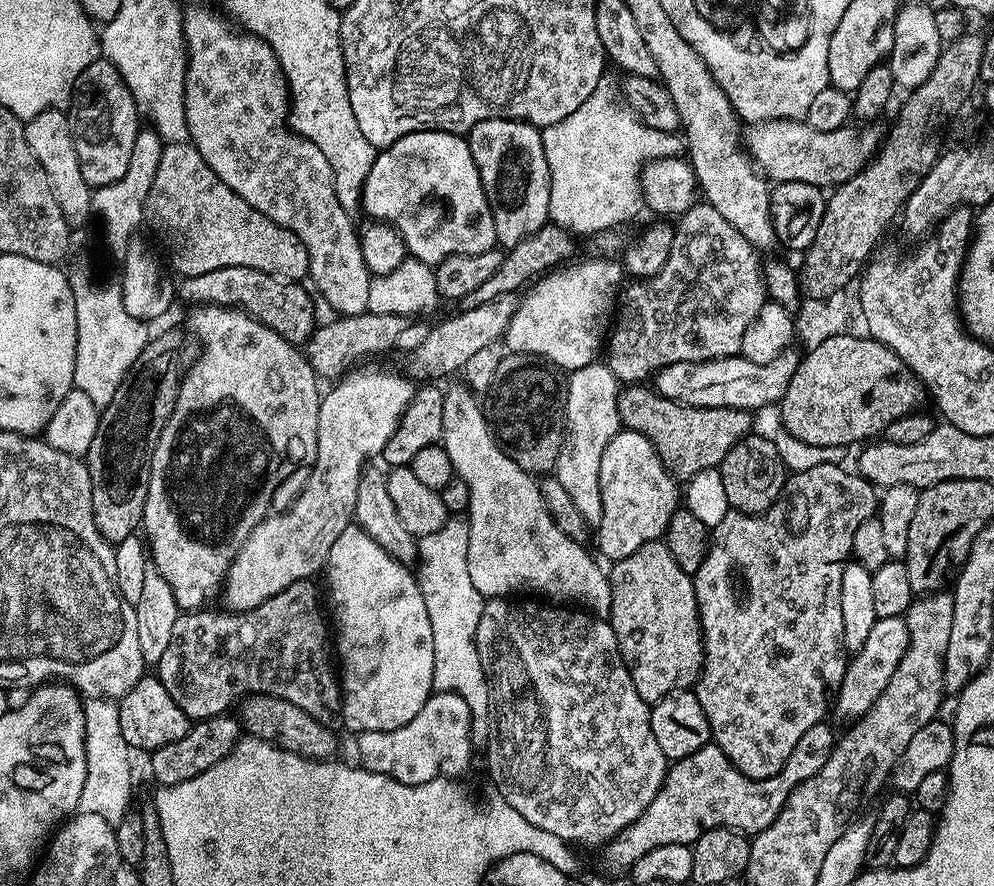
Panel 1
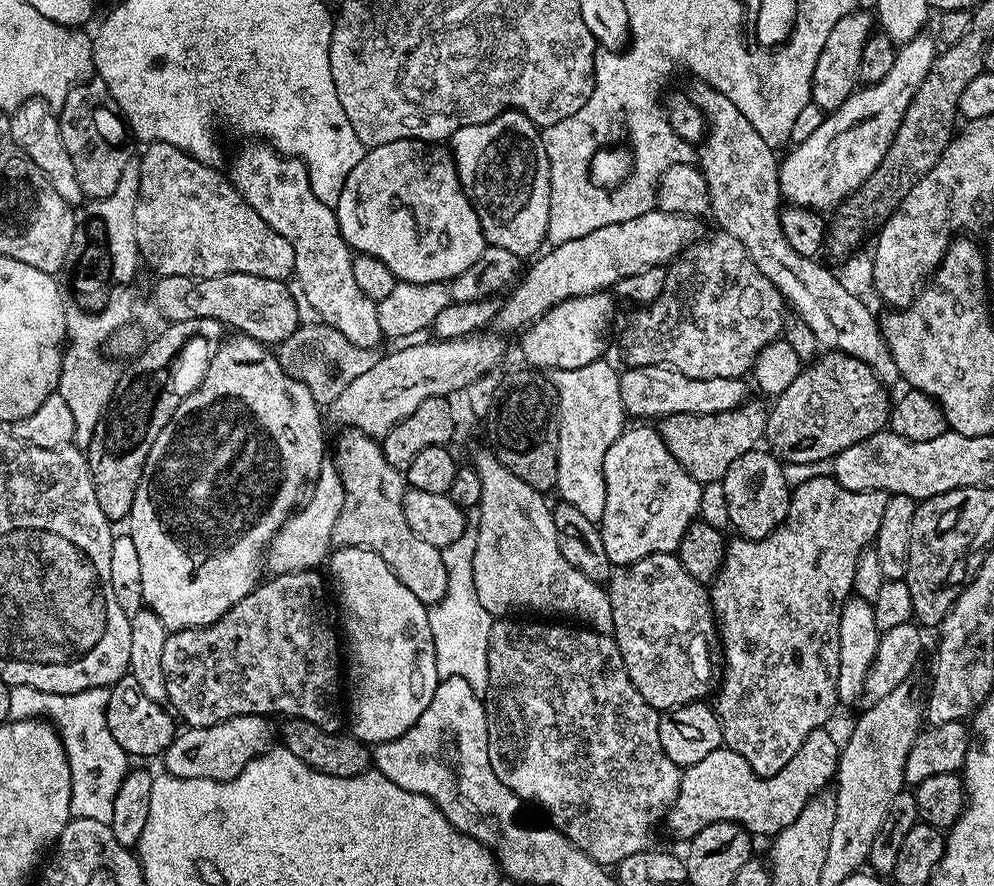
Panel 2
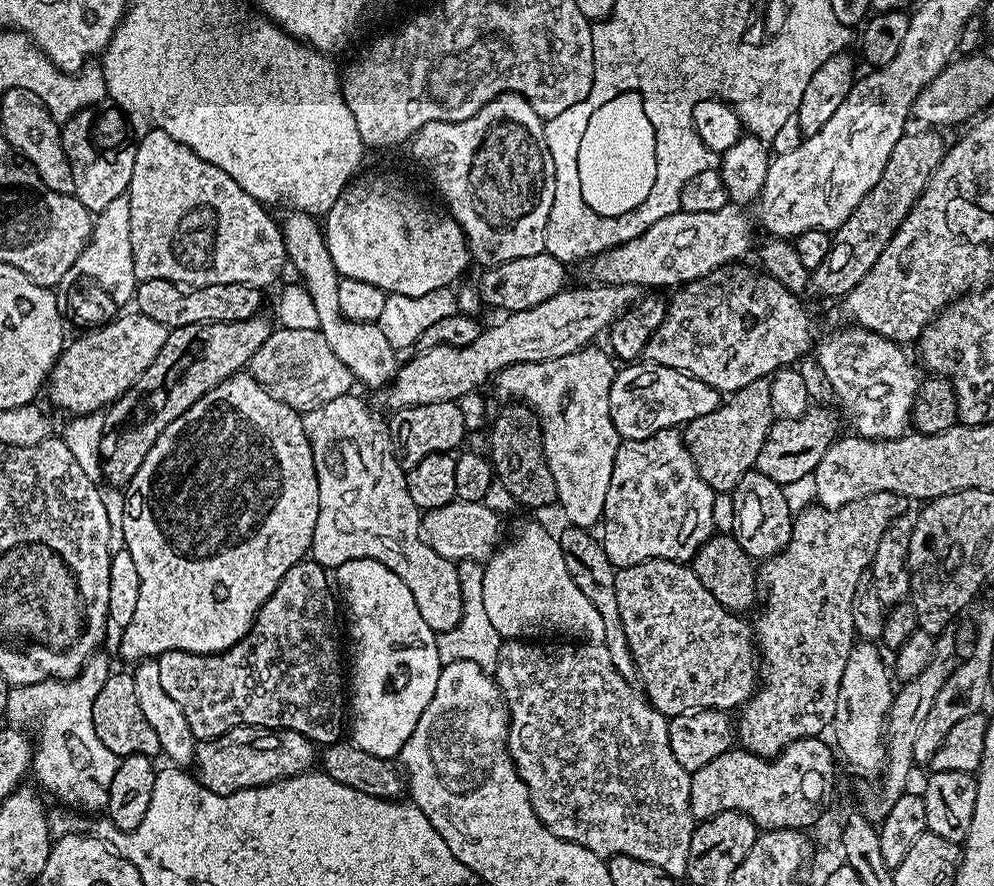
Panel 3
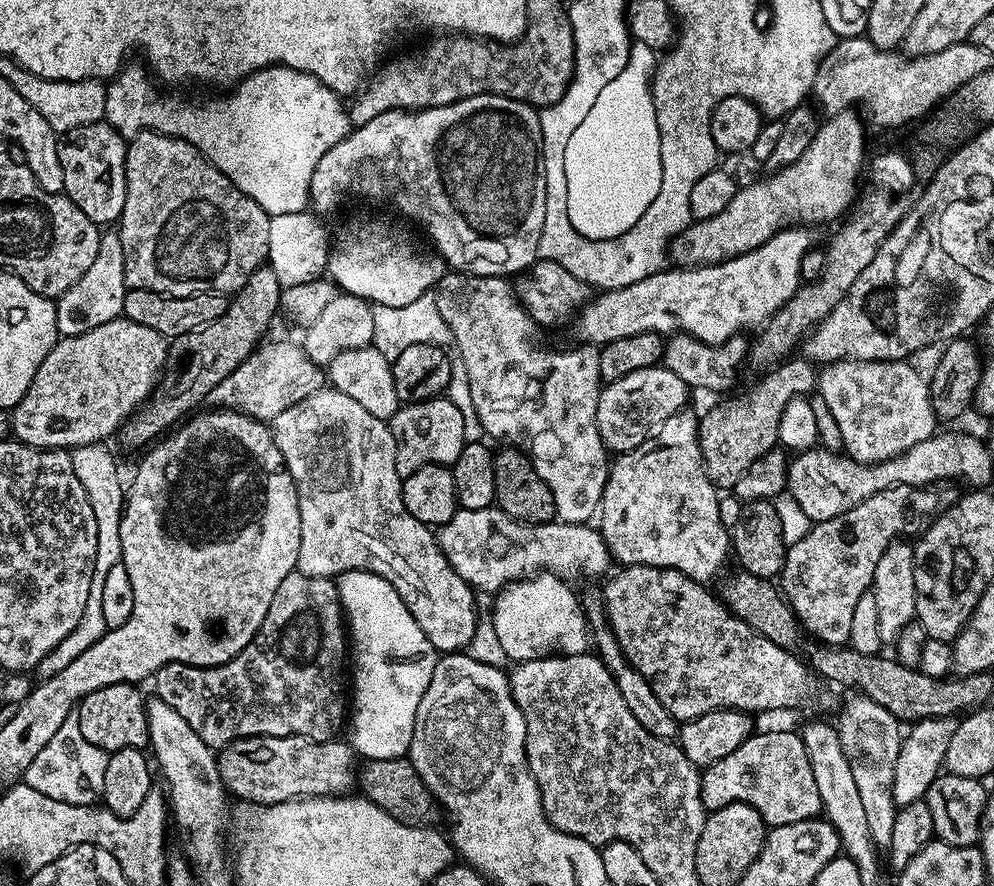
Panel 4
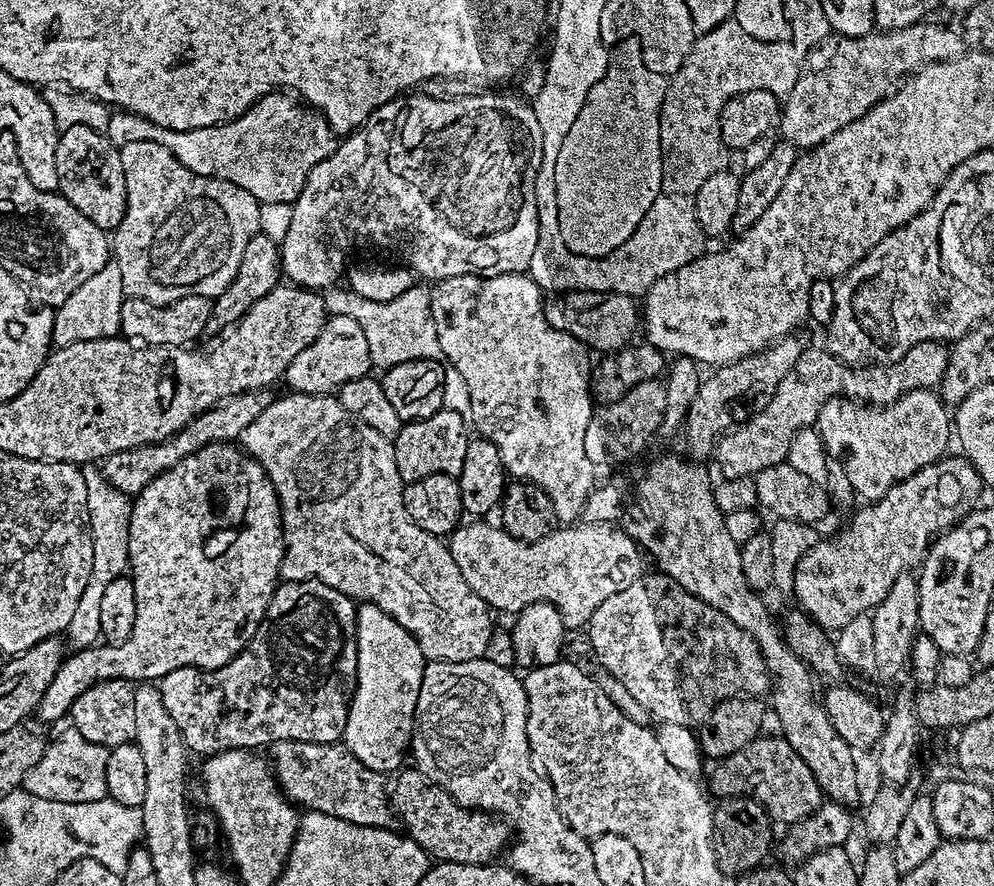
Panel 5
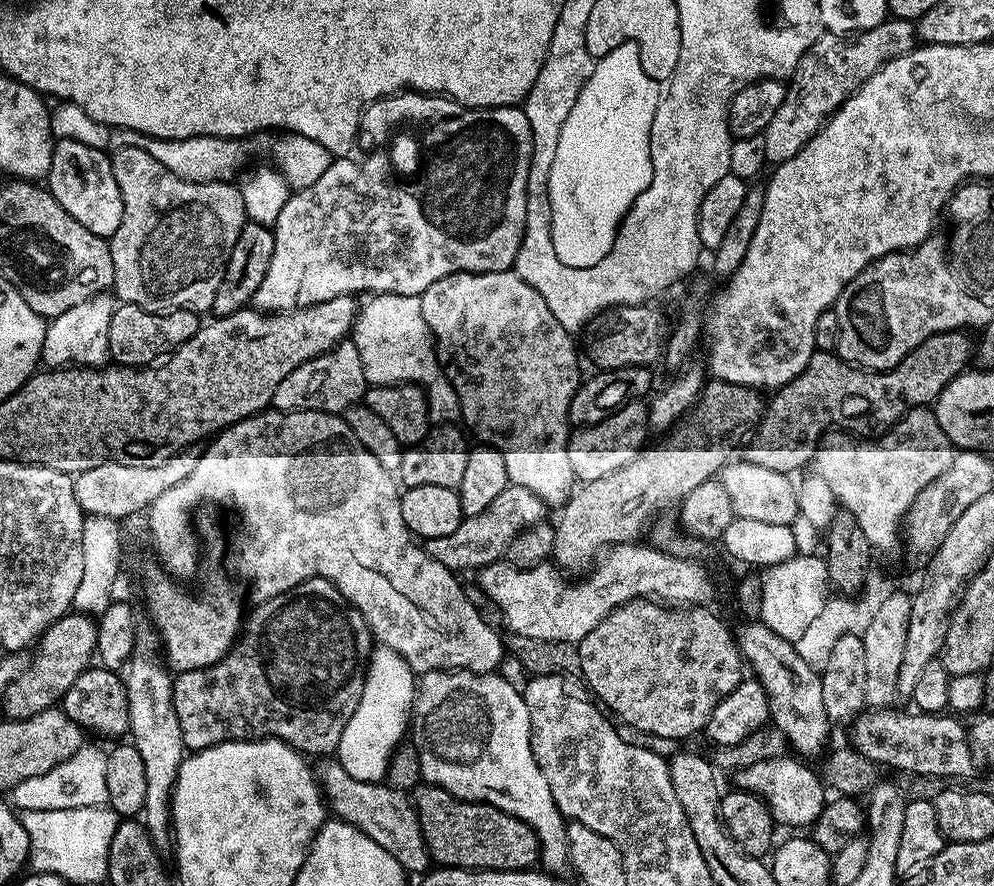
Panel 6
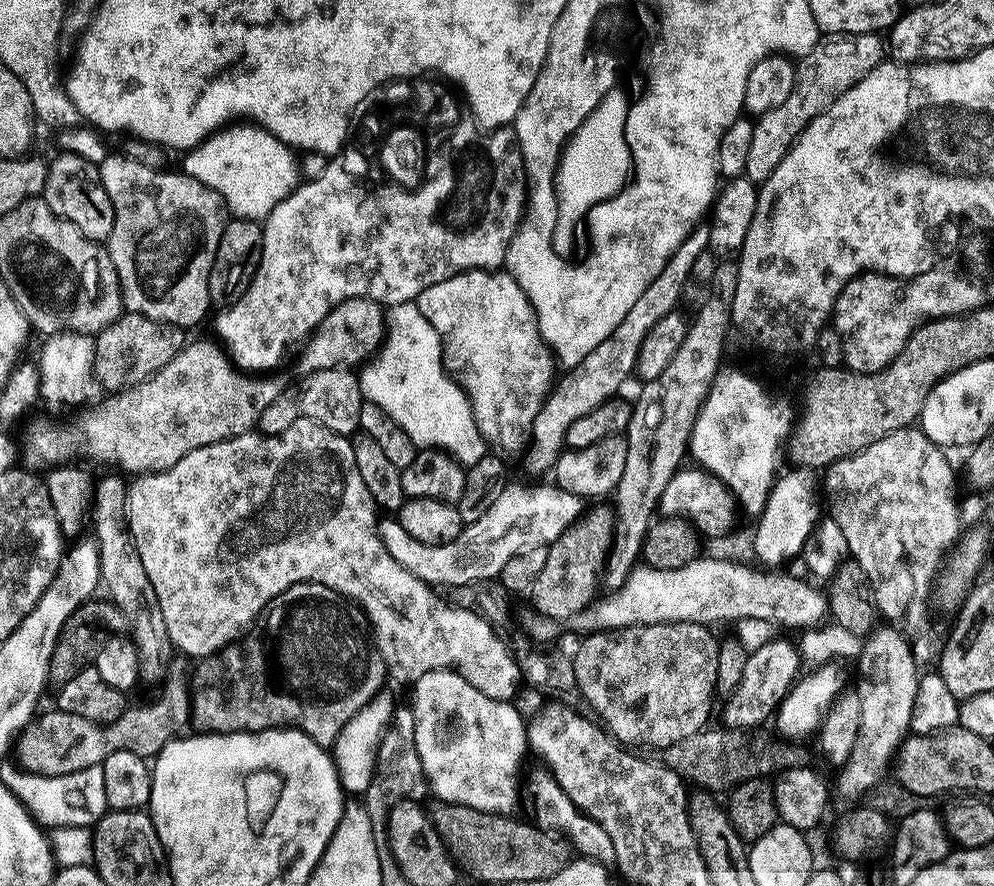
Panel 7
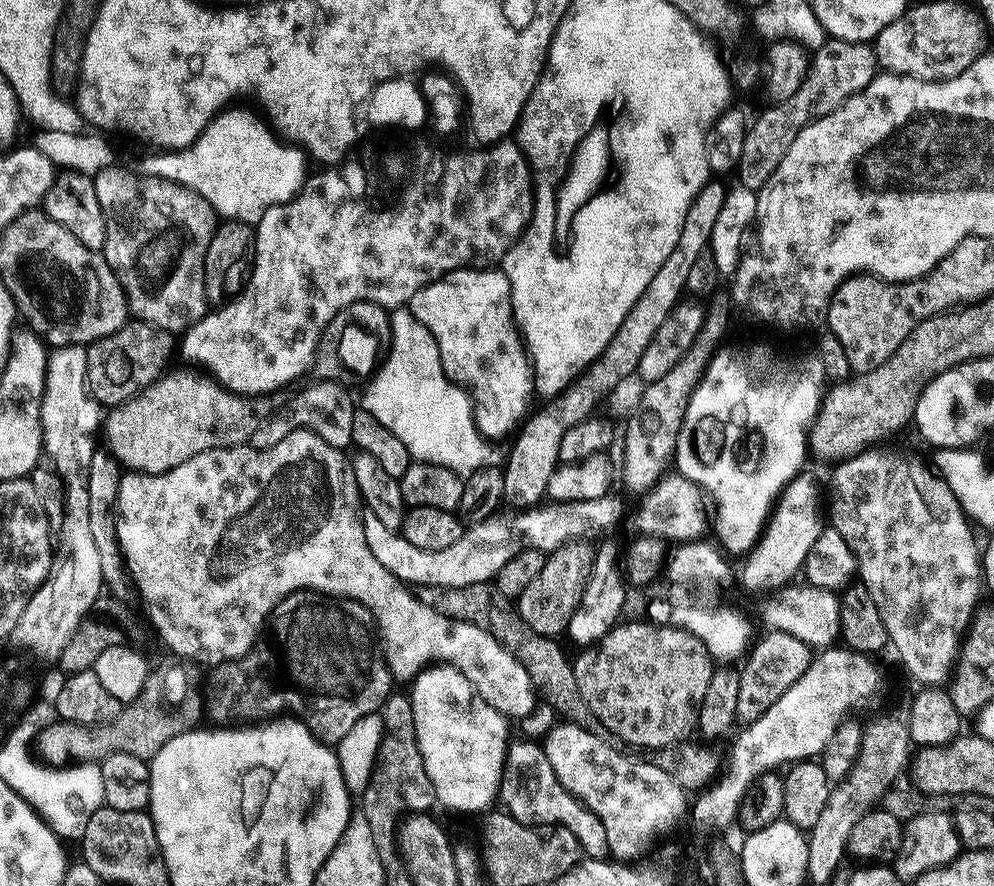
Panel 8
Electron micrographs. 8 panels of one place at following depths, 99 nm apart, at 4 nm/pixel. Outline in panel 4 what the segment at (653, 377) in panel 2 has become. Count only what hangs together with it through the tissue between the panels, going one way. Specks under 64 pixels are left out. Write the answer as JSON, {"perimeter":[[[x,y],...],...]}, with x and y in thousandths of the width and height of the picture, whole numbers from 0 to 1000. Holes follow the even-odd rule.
{"perimeter":[[[667,413],[638,418],[630,427],[613,429],[604,439],[600,480],[613,511],[633,510],[646,503],[678,466],[685,464],[692,451],[694,439],[674,416]]]}

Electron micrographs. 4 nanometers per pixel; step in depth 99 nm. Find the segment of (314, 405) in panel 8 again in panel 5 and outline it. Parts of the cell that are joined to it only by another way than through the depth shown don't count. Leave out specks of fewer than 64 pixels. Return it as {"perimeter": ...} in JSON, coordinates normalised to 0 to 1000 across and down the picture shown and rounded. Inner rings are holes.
{"perimeter":[[[336,356],[329,360],[316,386],[308,391],[292,409],[286,431],[289,431],[293,441],[331,446],[348,431],[369,423],[373,413],[371,392],[364,368],[351,356]]]}

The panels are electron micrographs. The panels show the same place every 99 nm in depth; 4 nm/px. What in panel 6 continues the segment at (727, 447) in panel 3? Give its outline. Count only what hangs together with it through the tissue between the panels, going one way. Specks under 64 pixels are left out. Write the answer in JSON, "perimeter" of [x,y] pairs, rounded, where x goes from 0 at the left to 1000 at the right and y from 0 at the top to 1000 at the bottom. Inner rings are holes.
{"perimeter":[[[970,372],[940,377],[932,381],[932,386],[928,386],[921,395],[913,397],[911,404],[907,404],[907,409],[887,420],[862,415],[849,410],[844,402],[836,397],[822,395],[815,404],[815,409],[811,409],[811,418],[807,418],[803,427],[799,427],[791,436],[783,439],[778,446],[781,447],[778,451],[772,453],[771,464],[763,479],[765,489],[761,492],[761,501],[755,502],[749,510],[746,510],[747,518],[763,526],[771,526],[771,530],[798,535],[797,533],[803,532],[804,528],[812,529],[818,523],[822,505],[827,497],[825,491],[836,479],[850,483],[853,486],[850,489],[861,494],[884,493],[894,486],[901,475],[906,474],[919,460],[937,457],[958,427],[975,414],[980,402],[980,384],[973,378],[975,376]]]}

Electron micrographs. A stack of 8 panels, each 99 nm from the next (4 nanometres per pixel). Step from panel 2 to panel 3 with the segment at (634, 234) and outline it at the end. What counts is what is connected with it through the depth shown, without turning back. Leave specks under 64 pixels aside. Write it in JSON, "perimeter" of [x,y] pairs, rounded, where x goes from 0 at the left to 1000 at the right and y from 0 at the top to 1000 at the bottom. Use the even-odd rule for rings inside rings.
{"perimeter":[[[733,228],[726,233],[726,237],[713,237],[711,242],[698,242],[697,239],[679,239],[654,255],[642,269],[638,269],[629,275],[623,275],[603,284],[601,289],[595,290],[597,317],[605,321],[639,321],[647,323],[652,327],[668,327],[664,325],[679,326],[698,316],[704,316],[712,312],[718,305],[743,295],[744,289],[753,284],[757,275],[757,248],[752,244],[749,236],[743,230]]]}

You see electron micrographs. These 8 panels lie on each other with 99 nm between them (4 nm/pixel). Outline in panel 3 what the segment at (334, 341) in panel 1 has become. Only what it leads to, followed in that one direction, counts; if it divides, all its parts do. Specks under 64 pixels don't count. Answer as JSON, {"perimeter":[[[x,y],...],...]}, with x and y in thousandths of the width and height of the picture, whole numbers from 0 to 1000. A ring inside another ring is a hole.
{"perimeter":[[[283,368],[275,371],[272,381],[256,400],[249,418],[274,448],[303,467],[351,446],[356,435],[354,420],[337,410],[335,393],[321,371],[301,372]]]}

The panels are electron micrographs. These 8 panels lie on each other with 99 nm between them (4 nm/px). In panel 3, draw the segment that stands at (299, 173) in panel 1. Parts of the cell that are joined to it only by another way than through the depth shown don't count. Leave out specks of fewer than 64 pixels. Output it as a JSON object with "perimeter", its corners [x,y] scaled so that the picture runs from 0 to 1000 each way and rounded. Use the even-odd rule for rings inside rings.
{"perimeter":[[[291,238],[291,244],[284,248],[286,263],[286,282],[288,293],[302,306],[301,315],[310,334],[315,339],[320,352],[321,372],[328,379],[328,385],[335,393],[337,410],[350,414],[355,426],[362,429],[370,438],[389,435],[398,423],[400,414],[399,394],[388,386],[388,377],[384,377],[381,365],[362,365],[350,361],[341,350],[340,325],[343,310],[339,307],[332,291],[332,282],[326,272],[326,263],[319,245],[308,239]]]}

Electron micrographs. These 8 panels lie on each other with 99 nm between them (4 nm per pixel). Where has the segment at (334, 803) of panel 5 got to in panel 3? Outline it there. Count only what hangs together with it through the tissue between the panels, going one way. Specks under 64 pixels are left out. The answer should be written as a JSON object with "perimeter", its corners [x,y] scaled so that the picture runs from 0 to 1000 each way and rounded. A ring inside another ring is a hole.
{"perimeter":[[[252,821],[218,827],[198,839],[196,852],[198,879],[215,896],[230,898],[239,891],[275,885],[290,876],[301,876],[319,861],[320,844],[313,835],[291,822]]]}

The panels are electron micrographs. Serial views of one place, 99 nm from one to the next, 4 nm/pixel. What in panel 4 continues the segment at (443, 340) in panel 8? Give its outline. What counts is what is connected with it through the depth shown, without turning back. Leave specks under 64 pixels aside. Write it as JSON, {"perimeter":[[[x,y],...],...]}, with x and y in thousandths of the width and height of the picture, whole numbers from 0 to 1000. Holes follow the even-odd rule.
{"perimeter":[[[451,305],[437,333],[441,352],[455,374],[457,393],[463,396],[475,457],[488,489],[507,497],[503,499],[511,499],[515,483],[527,483],[535,500],[533,516],[537,530],[557,558],[560,584],[568,591],[592,591],[595,582],[597,586],[601,581],[614,527],[614,511],[600,480],[606,437],[602,418],[604,393],[599,388],[584,388],[558,397],[555,393],[542,393],[535,384],[527,384],[523,375],[536,374],[535,357],[524,345],[516,322],[506,312],[472,312],[469,307]]]}

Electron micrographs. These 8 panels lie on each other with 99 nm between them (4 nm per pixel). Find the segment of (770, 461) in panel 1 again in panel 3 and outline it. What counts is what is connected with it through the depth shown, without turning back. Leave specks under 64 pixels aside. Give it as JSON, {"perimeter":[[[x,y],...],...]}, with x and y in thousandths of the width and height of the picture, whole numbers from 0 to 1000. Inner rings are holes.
{"perimeter":[[[761,529],[747,535],[743,541],[739,553],[735,556],[737,562],[737,571],[739,573],[739,591],[738,603],[746,621],[761,634],[767,634],[777,628],[784,626],[785,622],[794,614],[797,606],[797,588],[798,579],[795,578],[793,569],[789,561],[786,547],[781,546],[777,540],[773,540],[771,535],[767,535]]]}

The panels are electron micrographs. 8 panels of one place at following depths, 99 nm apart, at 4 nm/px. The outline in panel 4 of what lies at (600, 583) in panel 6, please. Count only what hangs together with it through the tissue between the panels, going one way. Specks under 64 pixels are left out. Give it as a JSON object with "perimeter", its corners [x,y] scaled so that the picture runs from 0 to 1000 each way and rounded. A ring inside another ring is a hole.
{"perimeter":[[[500,571],[485,576],[460,572],[457,585],[442,593],[441,608],[453,639],[457,639],[464,652],[483,670],[498,670],[517,655],[526,655],[545,644],[578,657],[587,646],[592,650],[604,650],[612,637],[617,635],[616,624],[599,595],[566,589],[531,591],[518,587]]]}

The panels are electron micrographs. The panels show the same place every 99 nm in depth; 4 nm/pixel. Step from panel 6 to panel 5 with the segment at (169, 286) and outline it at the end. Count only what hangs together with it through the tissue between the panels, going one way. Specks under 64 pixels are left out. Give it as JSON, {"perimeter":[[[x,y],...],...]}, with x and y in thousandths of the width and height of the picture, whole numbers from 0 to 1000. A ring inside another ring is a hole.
{"perimeter":[[[127,160],[127,165],[120,168],[123,192],[127,201],[127,237],[123,242],[123,251],[112,263],[111,284],[119,300],[119,306],[123,308],[125,333],[143,336],[152,343],[179,341],[179,336],[186,336],[187,333],[205,333],[212,336],[221,334],[223,327],[227,327],[227,323],[231,323],[231,318],[235,318],[235,314],[239,309],[239,300],[243,300],[243,286],[247,282],[247,273],[252,273],[252,269],[256,269],[263,261],[264,231],[262,227],[256,223],[256,219],[243,214],[243,210],[235,210],[235,205],[220,203],[218,199],[200,199],[187,192],[187,187],[183,187],[183,183],[179,183],[179,178],[175,178],[175,174],[171,174],[171,169],[167,169],[167,165],[159,165],[159,160]]]}

